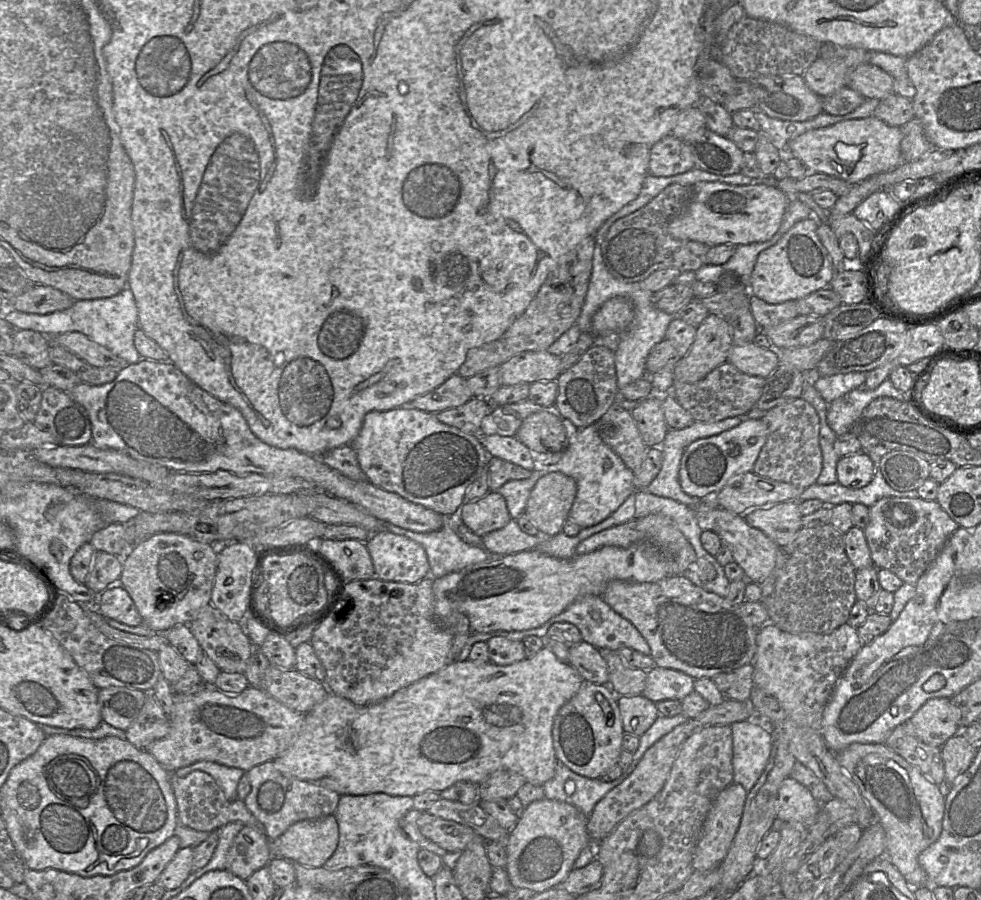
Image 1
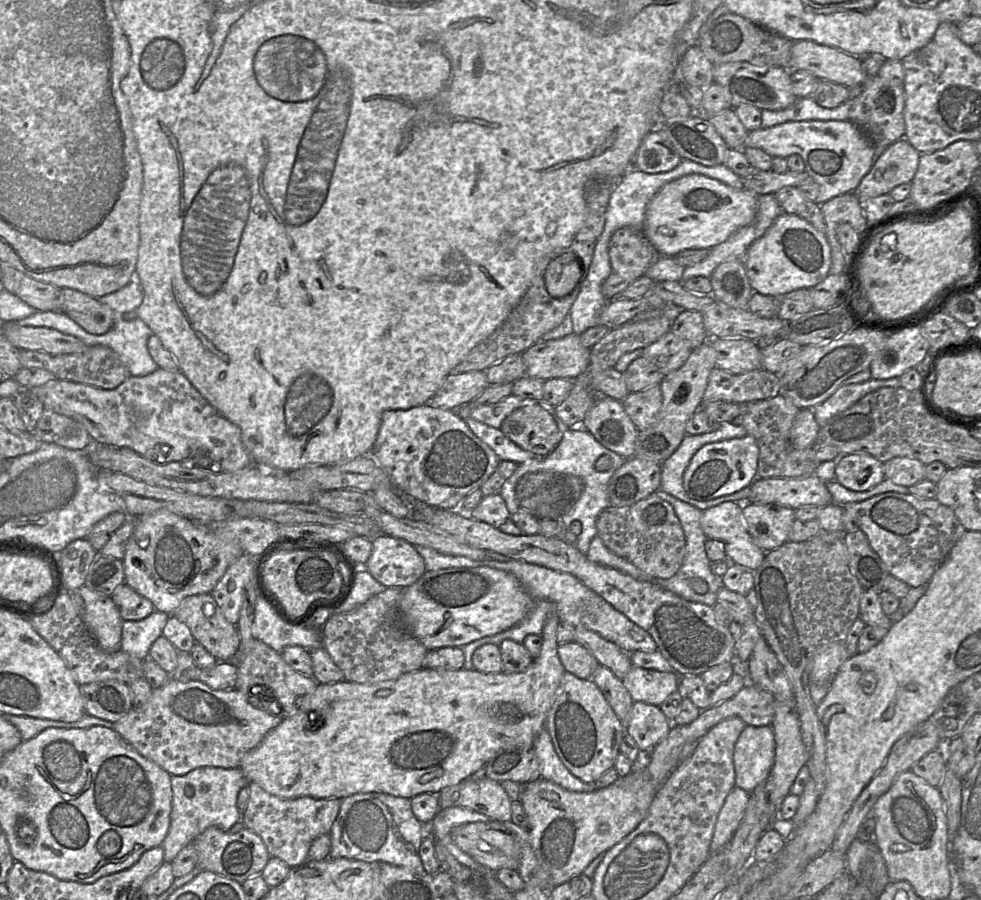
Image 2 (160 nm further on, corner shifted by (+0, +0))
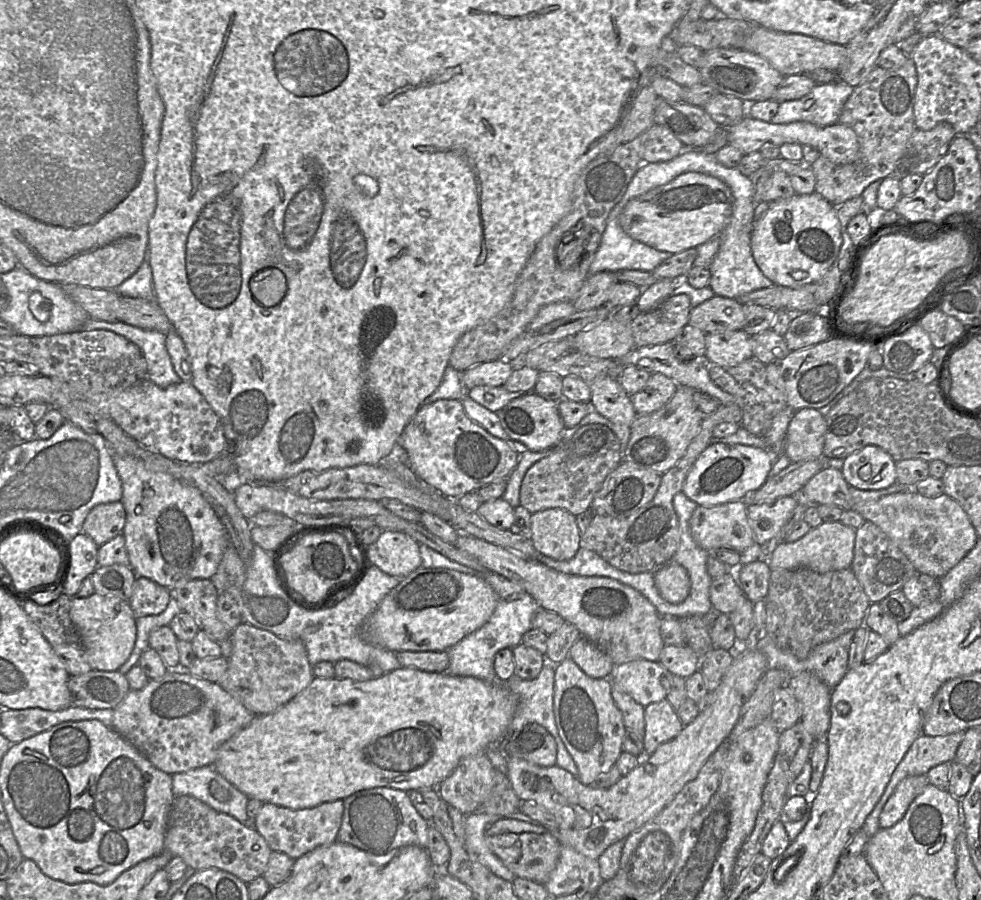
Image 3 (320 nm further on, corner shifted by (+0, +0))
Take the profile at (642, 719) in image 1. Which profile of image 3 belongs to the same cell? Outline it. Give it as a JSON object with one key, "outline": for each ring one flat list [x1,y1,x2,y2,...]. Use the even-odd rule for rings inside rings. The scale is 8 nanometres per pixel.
{"outline":[[667,699,650,703,644,707,645,734,643,736,644,753,649,755,663,743,675,738,684,725,677,711]]}

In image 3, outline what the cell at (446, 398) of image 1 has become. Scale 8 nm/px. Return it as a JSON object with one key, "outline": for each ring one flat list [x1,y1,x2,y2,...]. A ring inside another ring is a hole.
{"outline":[[499,359,472,366,461,374,461,379,468,390,476,386,503,386,513,370,511,362]]}

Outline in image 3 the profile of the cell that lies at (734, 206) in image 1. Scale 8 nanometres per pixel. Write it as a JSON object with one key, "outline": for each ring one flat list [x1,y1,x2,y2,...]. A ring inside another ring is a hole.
{"outline":[[687,172,631,199,619,220,624,231,634,240,675,254,718,236,727,226,732,212,733,195,723,181,703,173]]}

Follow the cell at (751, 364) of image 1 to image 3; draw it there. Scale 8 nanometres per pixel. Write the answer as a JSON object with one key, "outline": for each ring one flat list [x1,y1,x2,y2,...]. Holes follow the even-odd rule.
{"outline":[[743,330,705,335,704,361,709,365,734,367,753,357,753,339]]}

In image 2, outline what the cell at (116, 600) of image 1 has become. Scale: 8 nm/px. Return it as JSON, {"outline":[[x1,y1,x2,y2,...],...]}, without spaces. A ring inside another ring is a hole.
{"outline":[[126,583,118,585,110,597,124,621,142,620,155,610,149,599,137,593]]}

